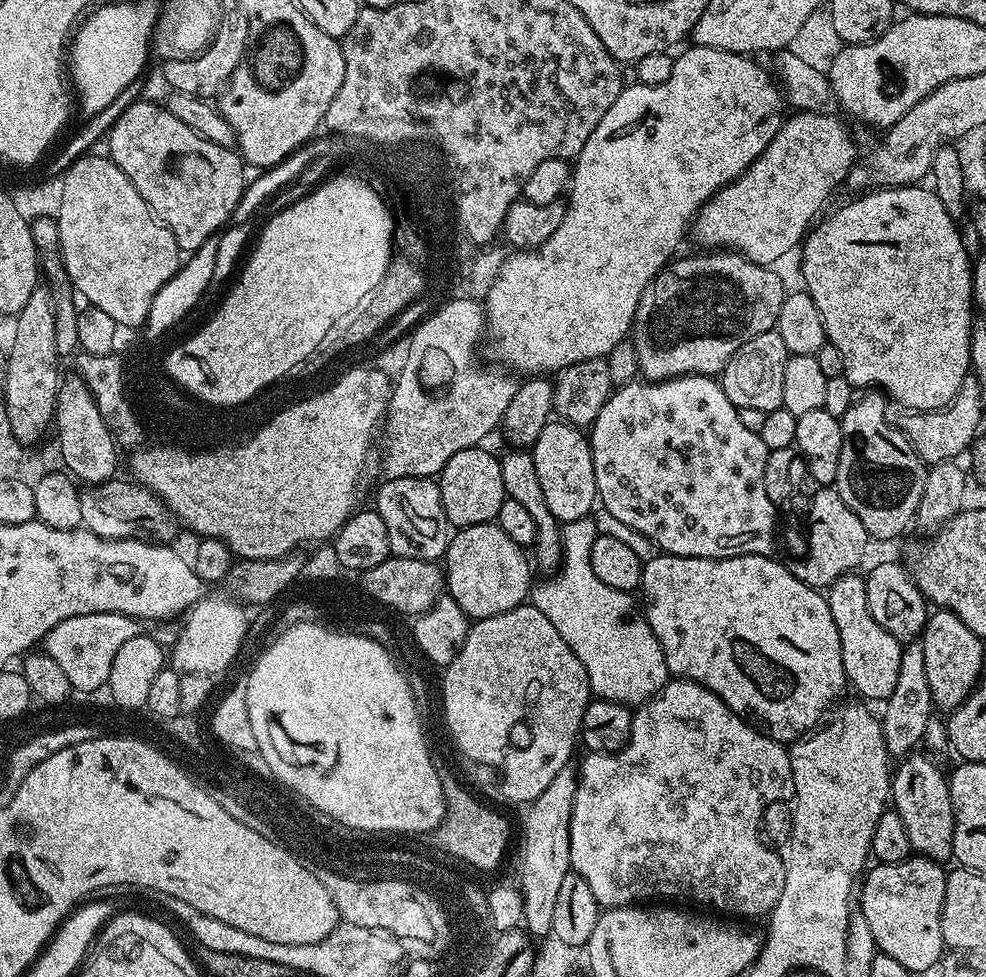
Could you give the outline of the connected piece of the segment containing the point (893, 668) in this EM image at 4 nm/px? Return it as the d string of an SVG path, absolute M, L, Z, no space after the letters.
M849 574L838 578L833 582L831 588L827 589L826 599L830 606L830 614L834 614L834 626L838 626L838 638L842 646L842 666L847 683L852 684L861 692L863 699L868 702L879 700L885 702L890 699L894 693L894 686L898 683L899 662L902 659L901 641L894 638L894 634L886 634L878 622L870 614L870 602L866 602L866 586L864 585L865 577L860 574Z

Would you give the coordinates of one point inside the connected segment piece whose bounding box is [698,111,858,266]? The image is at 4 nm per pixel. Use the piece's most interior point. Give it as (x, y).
(769, 208)

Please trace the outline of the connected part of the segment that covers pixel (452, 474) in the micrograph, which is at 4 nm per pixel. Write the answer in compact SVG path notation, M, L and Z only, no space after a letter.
M477 446L458 450L450 462L440 471L438 483L442 494L442 506L446 510L449 525L457 529L475 524L491 524L505 500L502 486L502 470L499 459L487 452L487 447Z

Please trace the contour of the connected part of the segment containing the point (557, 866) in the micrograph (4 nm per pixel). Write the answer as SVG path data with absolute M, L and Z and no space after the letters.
M565 766L554 774L554 782L527 805L524 829L520 832L520 897L524 899L523 927L529 937L548 936L554 922L554 905L558 899L562 881L572 871L570 862L570 814L574 808L574 794L578 772Z

